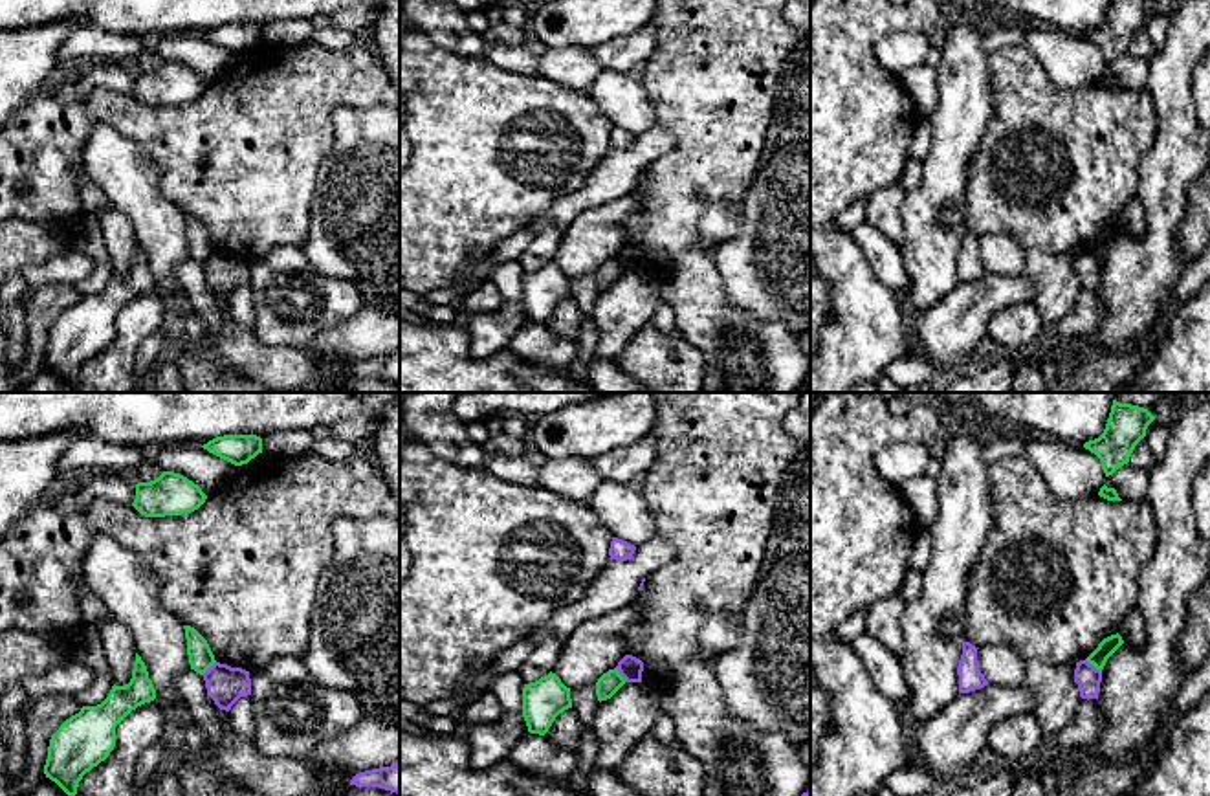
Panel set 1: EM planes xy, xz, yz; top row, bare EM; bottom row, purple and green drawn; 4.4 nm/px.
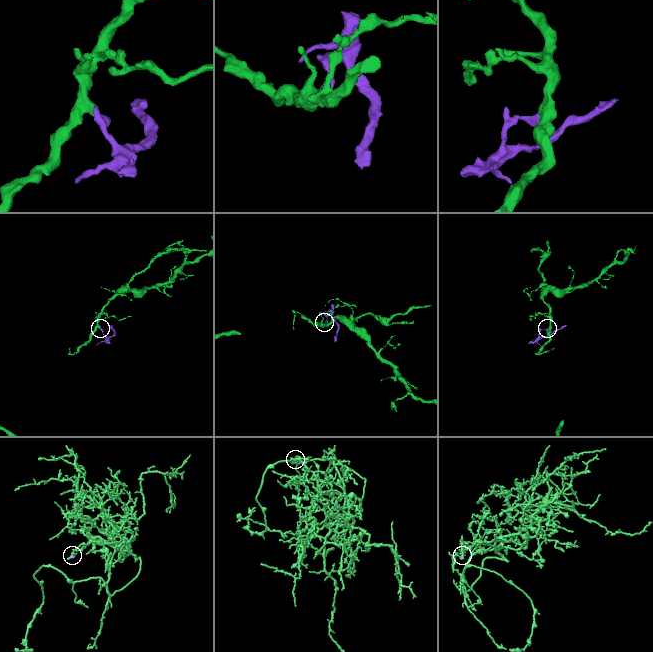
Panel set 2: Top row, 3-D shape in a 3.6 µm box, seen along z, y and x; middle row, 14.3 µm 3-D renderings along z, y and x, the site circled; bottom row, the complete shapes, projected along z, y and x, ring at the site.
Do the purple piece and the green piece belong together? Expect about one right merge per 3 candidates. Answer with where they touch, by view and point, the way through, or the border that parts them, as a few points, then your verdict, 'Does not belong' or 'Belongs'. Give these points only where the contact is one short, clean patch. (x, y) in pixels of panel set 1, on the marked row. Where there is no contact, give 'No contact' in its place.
Touches purple at yz (1091, 664). Boundary: yz (1086, 659), (1100, 672). Does not belong

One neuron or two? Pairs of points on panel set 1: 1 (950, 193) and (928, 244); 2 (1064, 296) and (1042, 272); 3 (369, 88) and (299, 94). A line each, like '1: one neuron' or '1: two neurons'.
1: one neuron
2: one neuron
3: one neuron

